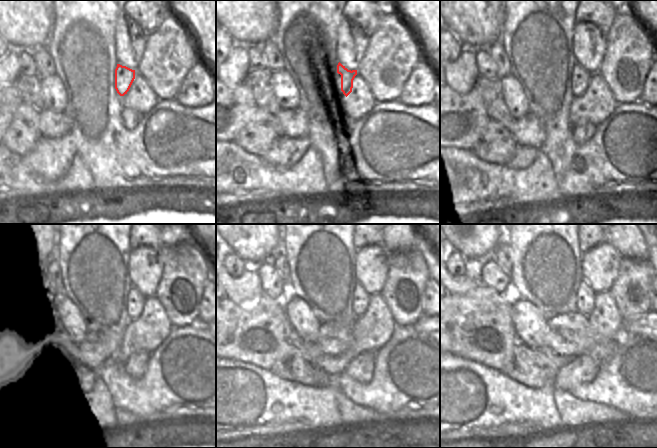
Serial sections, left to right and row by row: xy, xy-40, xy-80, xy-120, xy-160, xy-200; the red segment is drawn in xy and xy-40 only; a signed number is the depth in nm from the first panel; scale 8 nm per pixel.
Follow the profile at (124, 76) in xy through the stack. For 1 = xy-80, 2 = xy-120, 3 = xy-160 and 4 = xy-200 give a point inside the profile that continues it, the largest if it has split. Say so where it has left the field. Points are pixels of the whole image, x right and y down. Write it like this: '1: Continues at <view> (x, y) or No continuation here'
1: Continues at xy-80 (580, 78)
2: Continues at xy-120 (135, 300)
3: Continues at xy-160 (360, 297)
4: Continues at xy-200 (586, 296).

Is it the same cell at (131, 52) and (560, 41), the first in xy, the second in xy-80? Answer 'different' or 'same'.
different

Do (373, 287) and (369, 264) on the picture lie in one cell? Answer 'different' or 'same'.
same

